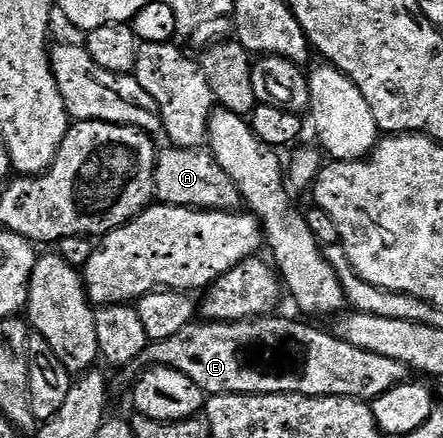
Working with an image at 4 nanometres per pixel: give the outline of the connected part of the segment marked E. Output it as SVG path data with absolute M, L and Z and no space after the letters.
M277 315L258 316L251 320L215 320L188 324L183 326L183 330L179 330L179 334L175 334L171 338L163 338L149 343L143 350L143 354L139 354L139 358L135 358L129 364L124 365L123 372L133 376L132 378L137 378L151 368L170 368L187 378L191 378L191 382L195 382L195 386L199 386L199 390L203 390L209 396L266 396L267 394L286 392L300 396L346 396L352 400L366 402L377 400L383 394L387 394L387 390L404 384L410 379L411 370L407 366L403 366L403 362L395 362L393 358L383 358L383 354L371 354L371 350L359 350L359 346L351 346L347 342L343 342L332 331L324 332L321 328L312 328L309 324L300 324L297 320L288 320L285 316Z

